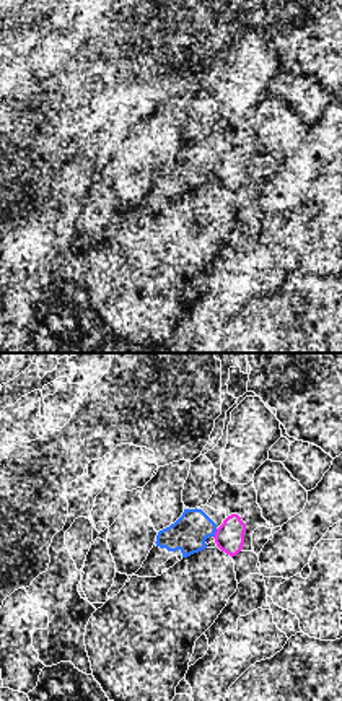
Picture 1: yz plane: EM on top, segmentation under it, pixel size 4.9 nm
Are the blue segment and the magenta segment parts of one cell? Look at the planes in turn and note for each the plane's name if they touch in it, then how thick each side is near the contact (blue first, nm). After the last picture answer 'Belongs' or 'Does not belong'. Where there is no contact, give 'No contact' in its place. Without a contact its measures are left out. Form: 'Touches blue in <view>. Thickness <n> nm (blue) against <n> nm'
Touches blue in yz. Thickness 180 nm (blue) against 140 nm

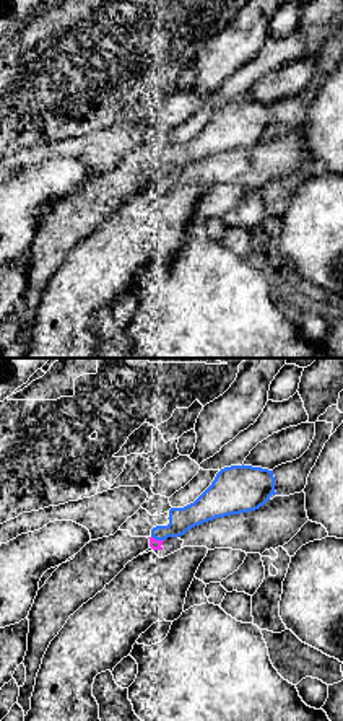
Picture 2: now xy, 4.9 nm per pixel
Touches blue in xy. Thickness 120 nm (blue) against 50 nm

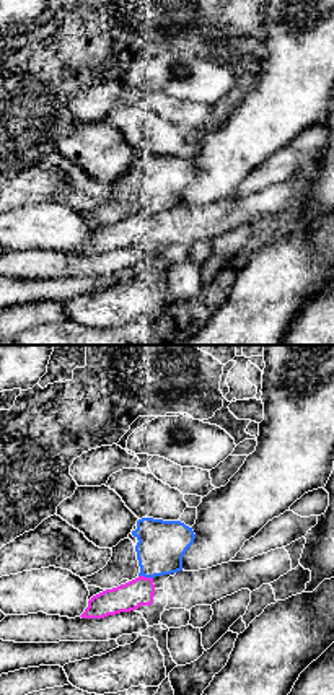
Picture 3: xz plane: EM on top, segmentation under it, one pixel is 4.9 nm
Touches blue in xz. Thickness 240 nm (blue) against 140 nm

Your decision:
Does not belong

